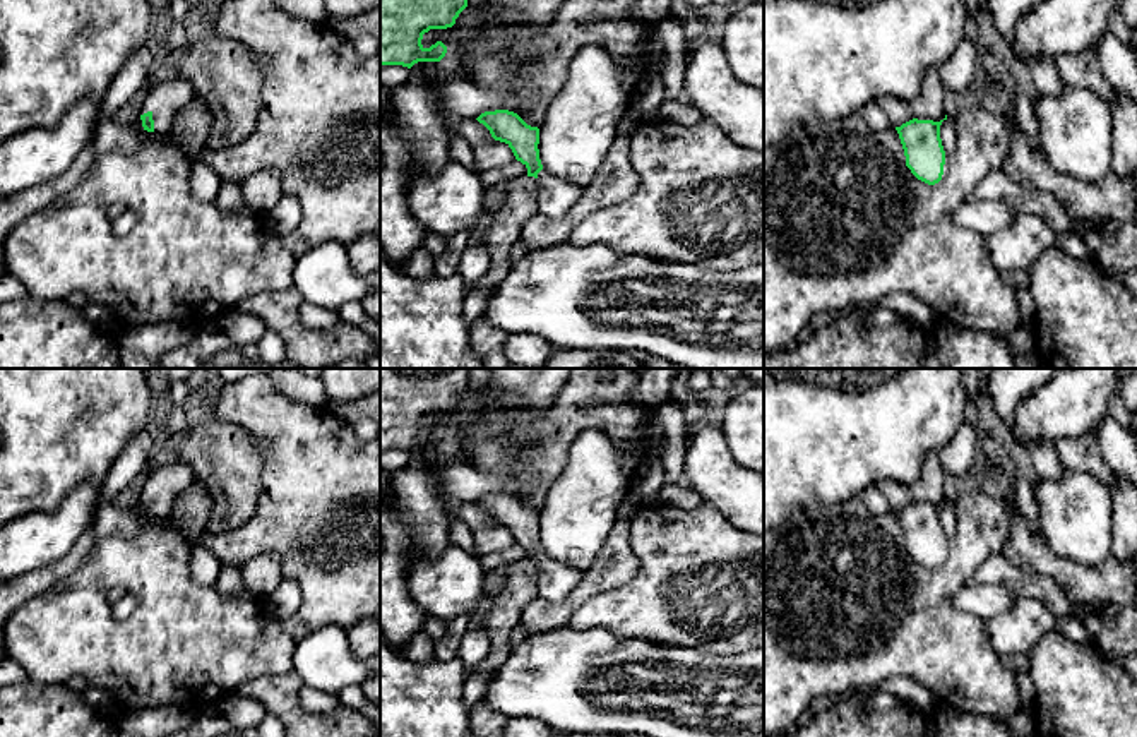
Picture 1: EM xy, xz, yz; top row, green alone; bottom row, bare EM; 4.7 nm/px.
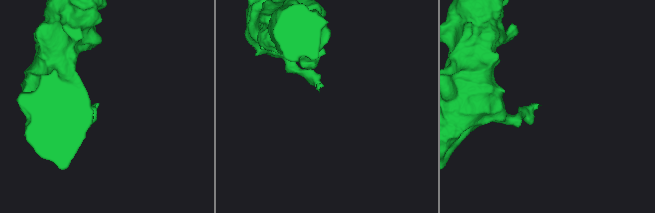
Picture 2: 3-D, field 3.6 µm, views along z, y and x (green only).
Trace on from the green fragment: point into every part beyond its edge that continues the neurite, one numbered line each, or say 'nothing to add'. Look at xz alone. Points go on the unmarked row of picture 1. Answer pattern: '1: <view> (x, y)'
1: xz (555, 581)

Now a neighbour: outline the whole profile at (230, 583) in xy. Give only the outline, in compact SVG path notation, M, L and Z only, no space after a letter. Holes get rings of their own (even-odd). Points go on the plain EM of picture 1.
M223 566L216 579L217 591L226 598L236 598L243 593L241 569L235 566Z

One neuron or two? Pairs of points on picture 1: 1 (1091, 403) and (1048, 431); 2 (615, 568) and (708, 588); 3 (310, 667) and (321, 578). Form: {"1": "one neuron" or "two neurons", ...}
{"1": "one neuron", "2": "two neurons", "3": "two neurons"}

